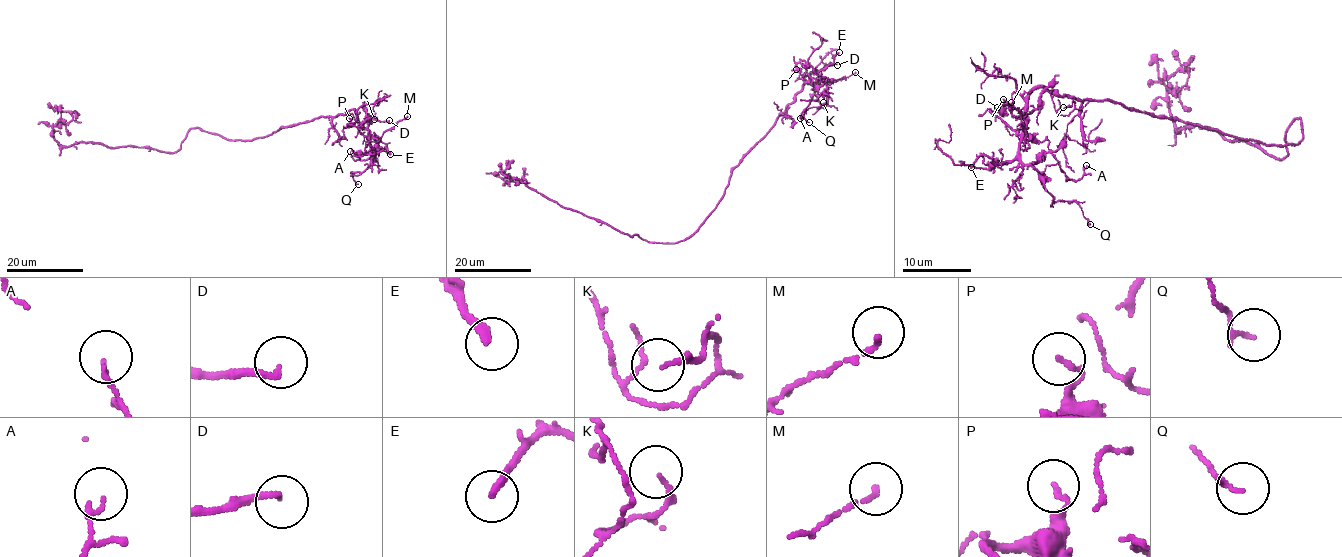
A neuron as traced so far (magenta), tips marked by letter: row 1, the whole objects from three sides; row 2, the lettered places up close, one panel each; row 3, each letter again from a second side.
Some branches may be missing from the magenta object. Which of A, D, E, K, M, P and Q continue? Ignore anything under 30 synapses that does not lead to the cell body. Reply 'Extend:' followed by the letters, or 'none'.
Extend: none

